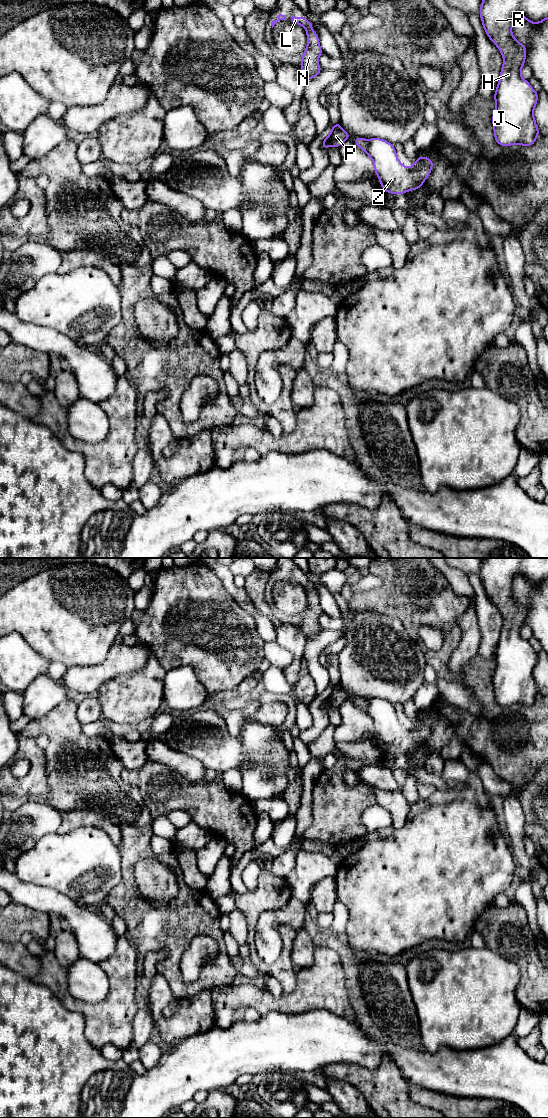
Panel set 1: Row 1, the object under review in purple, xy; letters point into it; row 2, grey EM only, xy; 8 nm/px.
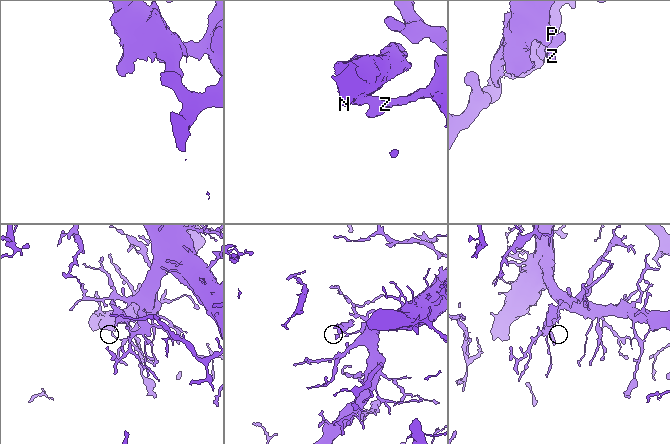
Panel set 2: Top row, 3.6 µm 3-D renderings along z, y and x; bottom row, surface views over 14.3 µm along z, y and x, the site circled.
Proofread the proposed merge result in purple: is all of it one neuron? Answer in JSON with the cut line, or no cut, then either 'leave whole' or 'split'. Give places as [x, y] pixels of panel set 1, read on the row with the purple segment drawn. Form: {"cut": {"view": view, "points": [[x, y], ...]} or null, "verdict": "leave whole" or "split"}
{"cut": {"view": "xy", "points": [[366, 139], [365, 151]]}, "verdict": "split"}

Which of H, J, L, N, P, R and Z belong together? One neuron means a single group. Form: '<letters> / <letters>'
H J R Z / L N P

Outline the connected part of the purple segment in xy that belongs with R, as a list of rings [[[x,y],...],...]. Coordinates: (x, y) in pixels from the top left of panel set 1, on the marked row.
[[[483,0],[482,3],[481,3],[480,18],[482,20],[484,30],[485,30],[486,34],[488,35],[489,39],[500,50],[500,52],[503,56],[503,60],[504,60],[503,65],[502,65],[502,70],[501,70],[501,73],[500,73],[499,82],[497,84],[497,89],[496,89],[495,94],[494,94],[496,107],[495,107],[495,110],[494,110],[494,113],[493,113],[493,116],[492,116],[492,123],[493,123],[495,141],[501,146],[509,146],[509,145],[532,146],[535,143],[537,136],[540,134],[538,127],[536,125],[534,115],[533,115],[534,108],[537,105],[538,93],[531,87],[531,85],[529,84],[529,82],[527,80],[525,80],[521,77],[521,68],[525,65],[526,47],[522,43],[518,42],[512,35],[513,20],[517,16],[524,17],[531,24],[542,23],[545,19],[548,18],[548,0]]]

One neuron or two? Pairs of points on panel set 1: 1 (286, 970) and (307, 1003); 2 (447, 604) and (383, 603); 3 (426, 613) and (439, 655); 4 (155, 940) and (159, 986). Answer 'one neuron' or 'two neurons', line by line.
1: two neurons
2: one neuron
3: one neuron
4: two neurons

